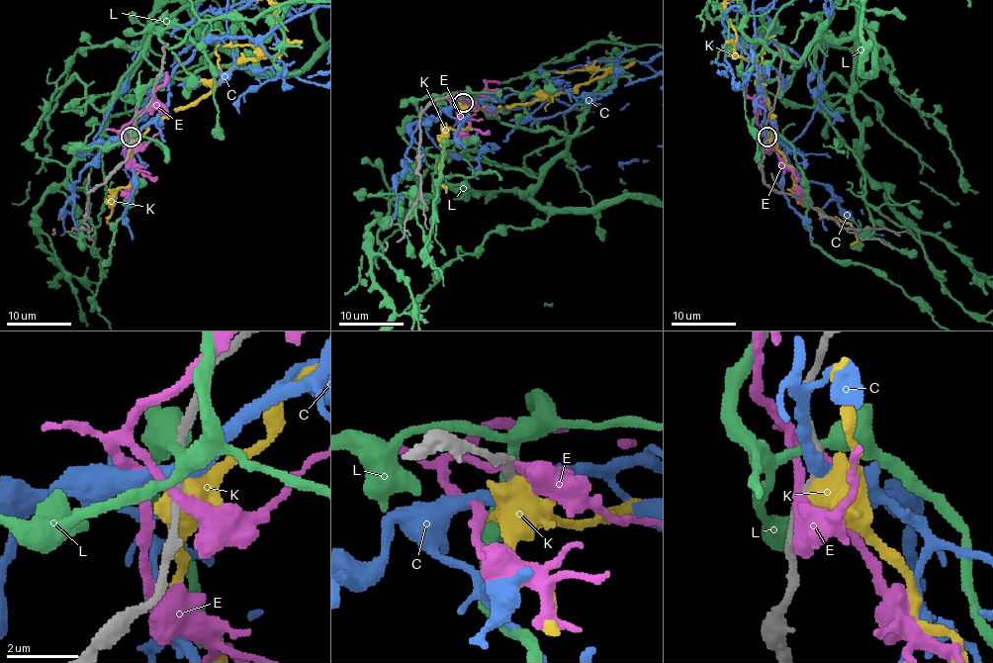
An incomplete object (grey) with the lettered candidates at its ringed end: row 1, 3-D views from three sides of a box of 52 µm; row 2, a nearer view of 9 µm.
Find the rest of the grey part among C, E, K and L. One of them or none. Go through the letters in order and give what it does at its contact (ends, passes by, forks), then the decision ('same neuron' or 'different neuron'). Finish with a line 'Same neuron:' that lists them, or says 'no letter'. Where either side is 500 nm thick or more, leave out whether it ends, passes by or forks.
C: it passes by | same neuron
E: it passes by | different neuron
K: different neuron
L: it passes by | different neuron
Same neuron: C

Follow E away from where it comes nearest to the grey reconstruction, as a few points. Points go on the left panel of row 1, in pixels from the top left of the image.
E: (131, 142), (119, 134), (124, 139), (124, 156), (135, 173), (131, 187), (133, 204)

